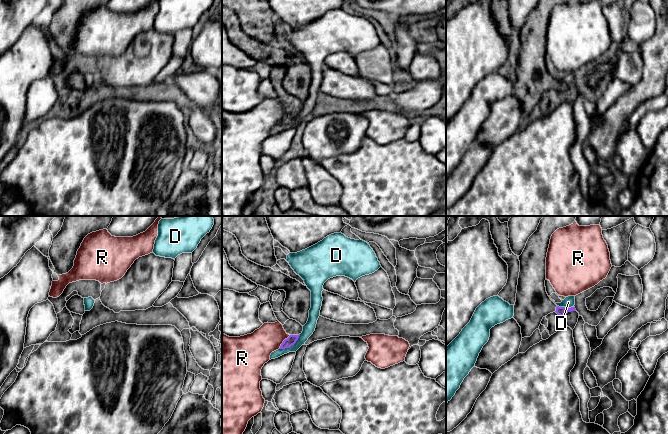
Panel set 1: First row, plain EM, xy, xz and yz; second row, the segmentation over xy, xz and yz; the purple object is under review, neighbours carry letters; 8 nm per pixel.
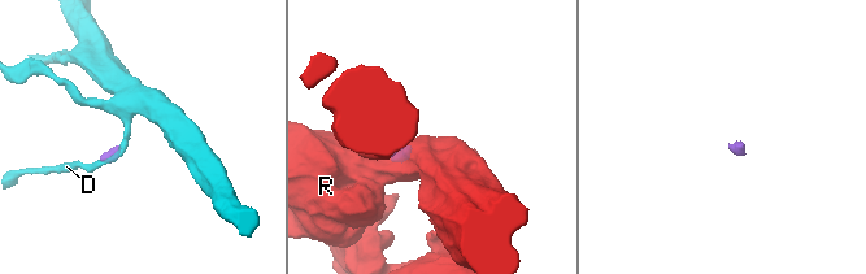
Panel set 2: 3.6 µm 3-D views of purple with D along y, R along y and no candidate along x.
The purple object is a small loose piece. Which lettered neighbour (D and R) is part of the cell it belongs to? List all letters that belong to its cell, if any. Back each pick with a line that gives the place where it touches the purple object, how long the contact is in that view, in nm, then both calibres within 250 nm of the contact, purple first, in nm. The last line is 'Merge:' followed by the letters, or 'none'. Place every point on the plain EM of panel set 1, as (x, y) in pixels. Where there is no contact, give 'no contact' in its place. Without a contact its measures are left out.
Merge: none

